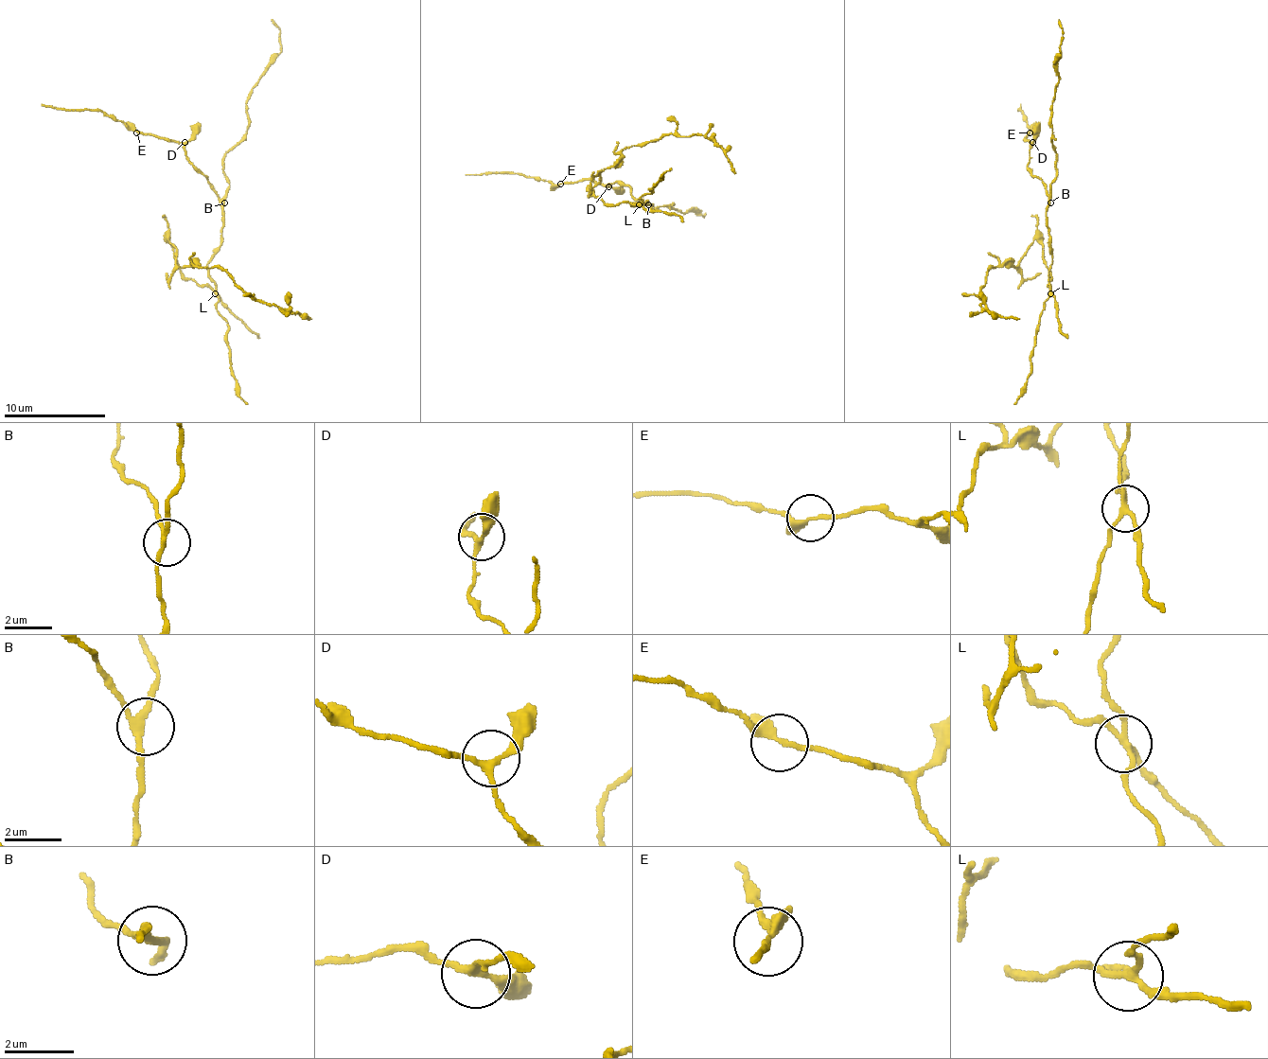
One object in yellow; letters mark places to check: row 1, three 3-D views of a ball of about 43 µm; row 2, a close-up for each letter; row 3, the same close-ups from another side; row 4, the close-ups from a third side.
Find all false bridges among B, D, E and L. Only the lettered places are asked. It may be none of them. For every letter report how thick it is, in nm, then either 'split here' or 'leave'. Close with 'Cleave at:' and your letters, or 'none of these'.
B: 200 nm | leave
D: 190 nm | leave
E: 200 nm | leave
L: 190 nm | split here
Cleave at: L

